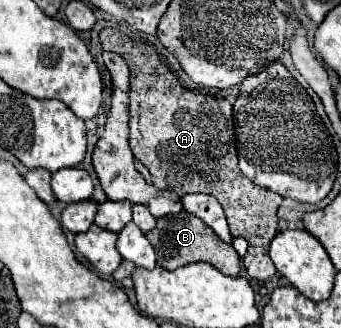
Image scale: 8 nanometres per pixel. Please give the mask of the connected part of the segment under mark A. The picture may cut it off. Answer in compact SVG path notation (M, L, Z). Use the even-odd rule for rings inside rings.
M104 28L100 44L104 50L120 54L130 66L130 148L134 158L150 170L154 186L176 190L180 198L190 192L216 196L226 212L230 234L242 236L248 242L244 256L248 276L260 282L272 278L276 268L268 256L268 246L278 234L276 210L282 196L256 186L238 168L232 124L232 104L238 88L210 94L210 88L196 86L192 80L176 80L176 74L168 70L156 50L128 38L116 28Z

